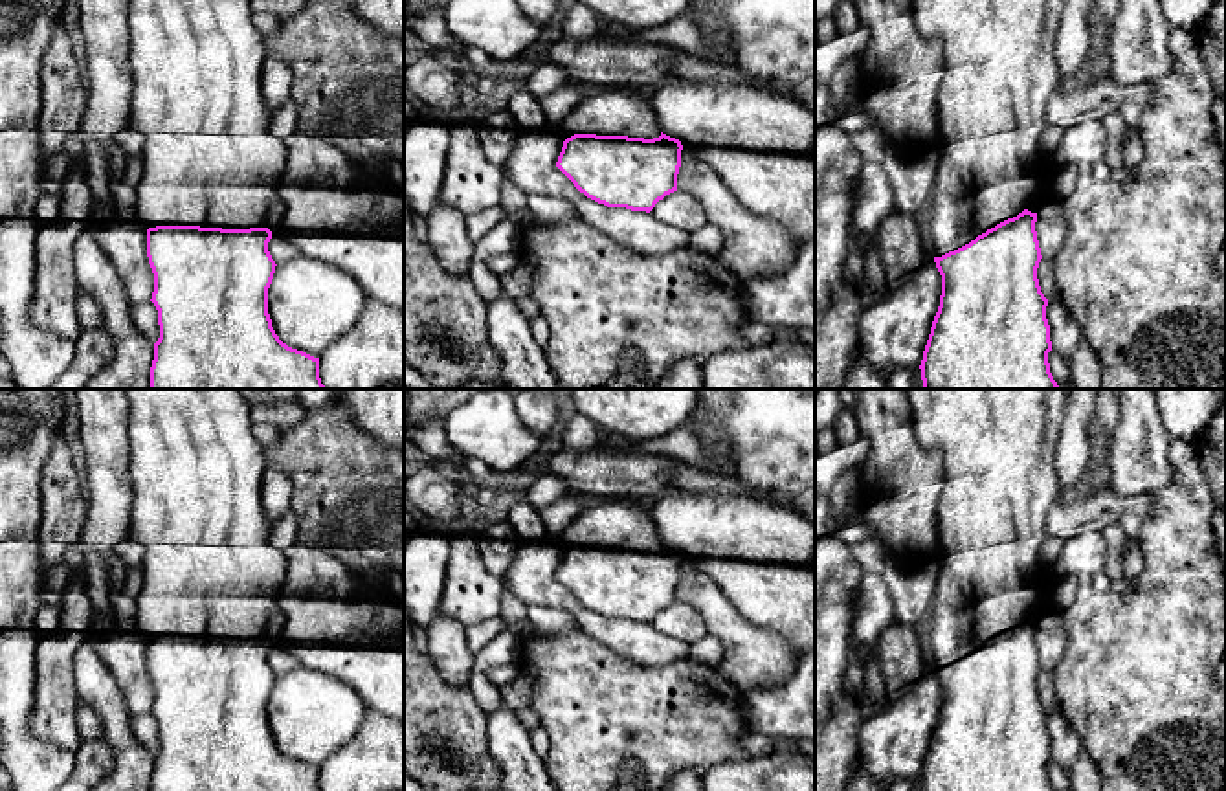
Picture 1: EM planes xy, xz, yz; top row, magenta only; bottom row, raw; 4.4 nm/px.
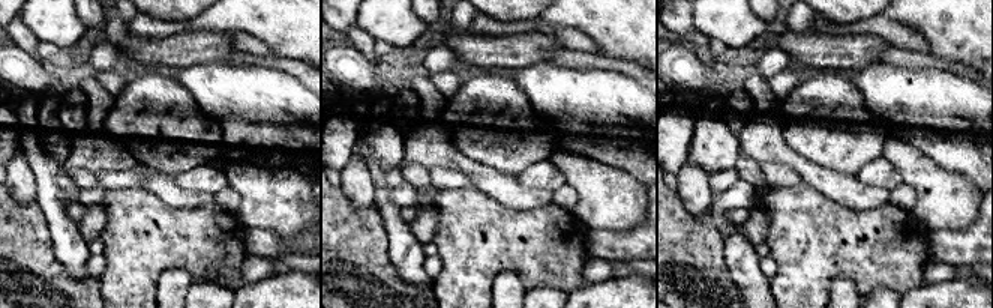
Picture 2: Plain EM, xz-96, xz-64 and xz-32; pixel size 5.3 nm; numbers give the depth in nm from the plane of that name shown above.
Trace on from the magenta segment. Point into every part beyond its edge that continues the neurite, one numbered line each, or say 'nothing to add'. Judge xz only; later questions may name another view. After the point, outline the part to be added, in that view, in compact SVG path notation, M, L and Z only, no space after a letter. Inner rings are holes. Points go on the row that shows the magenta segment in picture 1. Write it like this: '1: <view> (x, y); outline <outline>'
1: xz (612, 111); outline M633 88L587 90L585 97L560 123L560 128L565 139L574 134L644 139L661 136L650 101Z

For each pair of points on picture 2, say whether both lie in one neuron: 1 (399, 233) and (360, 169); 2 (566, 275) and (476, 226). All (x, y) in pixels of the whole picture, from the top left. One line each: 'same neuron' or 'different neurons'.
1: different neurons
2: same neuron

